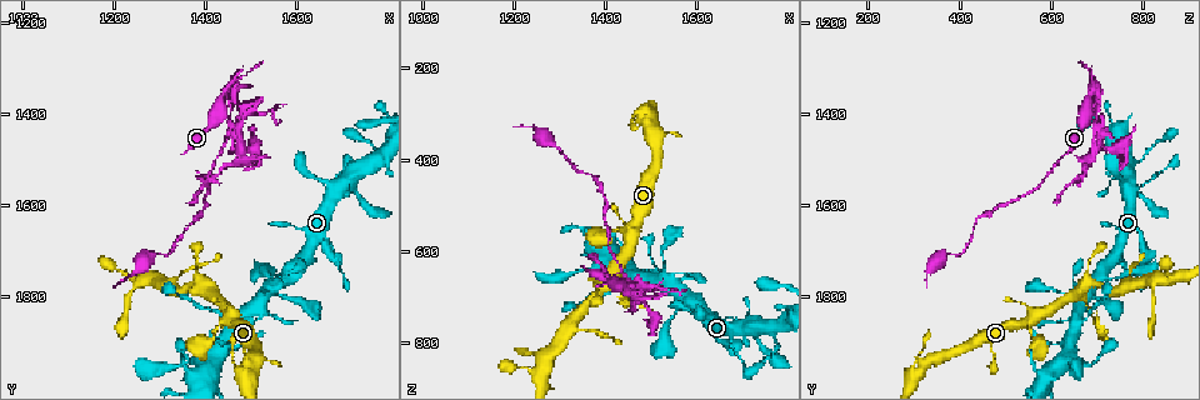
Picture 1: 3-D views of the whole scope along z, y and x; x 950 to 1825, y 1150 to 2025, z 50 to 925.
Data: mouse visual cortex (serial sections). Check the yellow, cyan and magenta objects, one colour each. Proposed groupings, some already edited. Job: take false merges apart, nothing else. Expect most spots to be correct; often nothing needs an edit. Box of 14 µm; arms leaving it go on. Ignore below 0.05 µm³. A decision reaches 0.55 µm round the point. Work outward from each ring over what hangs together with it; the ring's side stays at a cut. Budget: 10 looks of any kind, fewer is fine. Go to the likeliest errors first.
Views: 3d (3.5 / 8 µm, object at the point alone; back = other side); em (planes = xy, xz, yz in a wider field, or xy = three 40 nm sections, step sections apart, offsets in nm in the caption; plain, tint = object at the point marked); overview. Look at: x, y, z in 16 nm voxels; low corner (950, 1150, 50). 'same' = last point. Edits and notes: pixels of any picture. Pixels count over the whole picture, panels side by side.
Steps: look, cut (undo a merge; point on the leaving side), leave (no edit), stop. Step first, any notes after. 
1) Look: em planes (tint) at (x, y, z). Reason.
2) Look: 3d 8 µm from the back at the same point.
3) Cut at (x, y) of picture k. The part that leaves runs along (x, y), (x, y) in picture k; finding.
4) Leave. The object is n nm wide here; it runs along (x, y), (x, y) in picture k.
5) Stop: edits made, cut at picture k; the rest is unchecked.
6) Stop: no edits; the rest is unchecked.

Look: 3d 3.5 µm at (1460, 1860, 655). A fork.

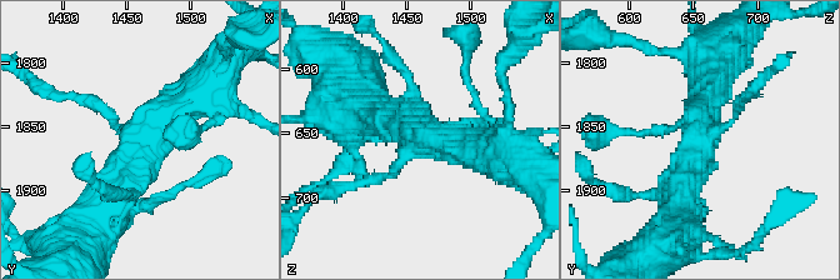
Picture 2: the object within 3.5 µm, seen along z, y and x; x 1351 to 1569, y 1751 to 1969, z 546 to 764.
Look: em xy step 1 (tint) at (1468, 1856, 654). 3 arms meet here; the arms are 100, 400, 450 nm wide; need the tissue.

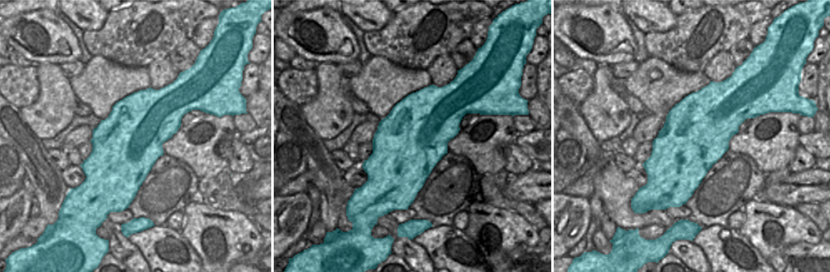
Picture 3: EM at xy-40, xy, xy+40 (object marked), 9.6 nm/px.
Look: em xy step 3 (tint) at the same point. Cut it another way.

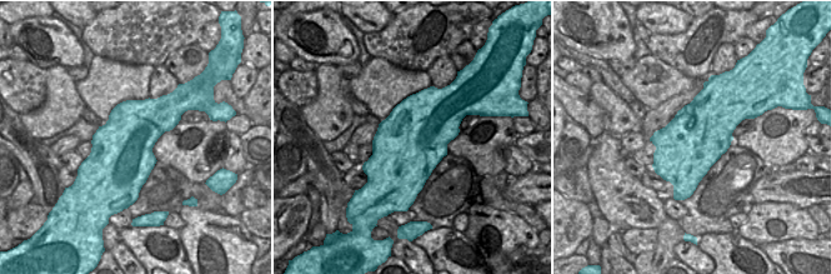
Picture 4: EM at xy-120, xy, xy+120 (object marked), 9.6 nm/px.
Leave. It runs along (214, 78), (103, 200) in picture 2; one cell here.

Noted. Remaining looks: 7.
Look: 3d 8 µm at (1390, 1775, 680). Branch point.

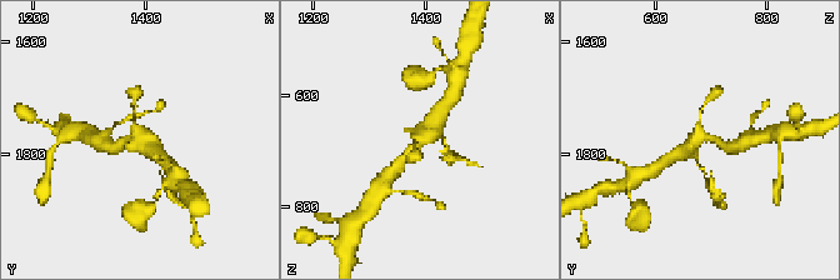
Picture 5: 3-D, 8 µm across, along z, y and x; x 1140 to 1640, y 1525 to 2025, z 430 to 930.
Look: em planes (tint) at (1395, 1770, 675). Need the tissue.

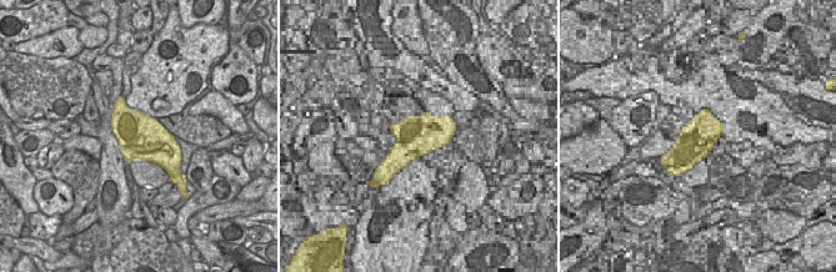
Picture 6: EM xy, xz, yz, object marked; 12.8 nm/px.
Leave. It runs along (438, 115), (433, 130), (398, 164) in picture 5; continuous, no second cell.

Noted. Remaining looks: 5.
Look: 3d 3.5 µm from the back at (1390, 1945, 635). Narrows sharply.

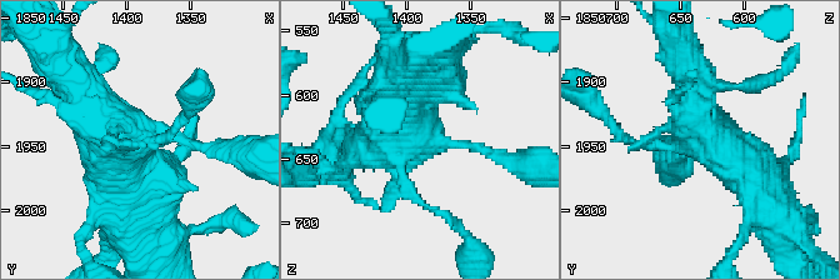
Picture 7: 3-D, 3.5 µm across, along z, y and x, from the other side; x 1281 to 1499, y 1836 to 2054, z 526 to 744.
Look: em xy step 5 (tint) at (1384, 1942, 636). Now the EM.

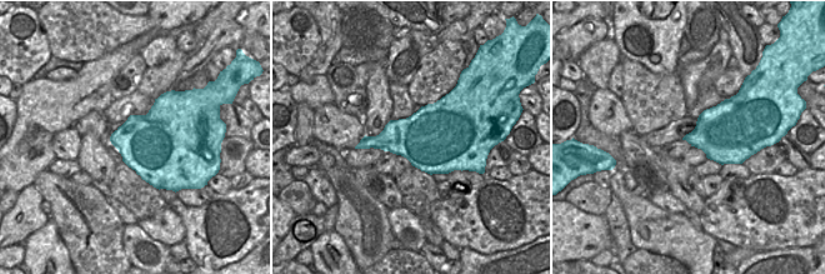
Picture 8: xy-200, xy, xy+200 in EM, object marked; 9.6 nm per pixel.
Leave. It runs along (55, 61), (118, 126), (129, 180) in picture 7; all the same cell.

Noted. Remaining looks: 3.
Look: 3d 3.5 µm at (1485, 1965, 295). Abrupt turn.

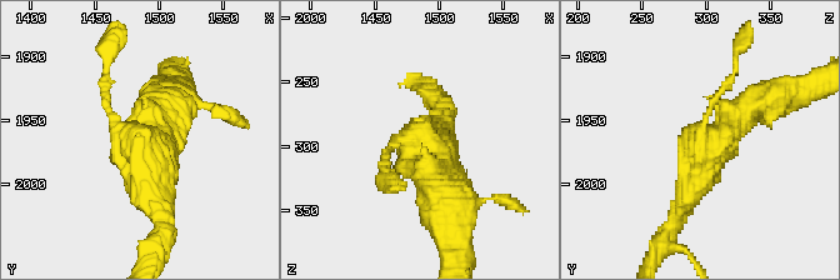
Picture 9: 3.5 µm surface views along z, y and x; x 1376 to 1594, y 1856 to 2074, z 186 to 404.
Leave. It runs along (443, 201), (413, 141), (385, 170) in picture 9; one cell here.

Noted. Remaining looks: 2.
Stop: no edits; the rest is unchecked.

